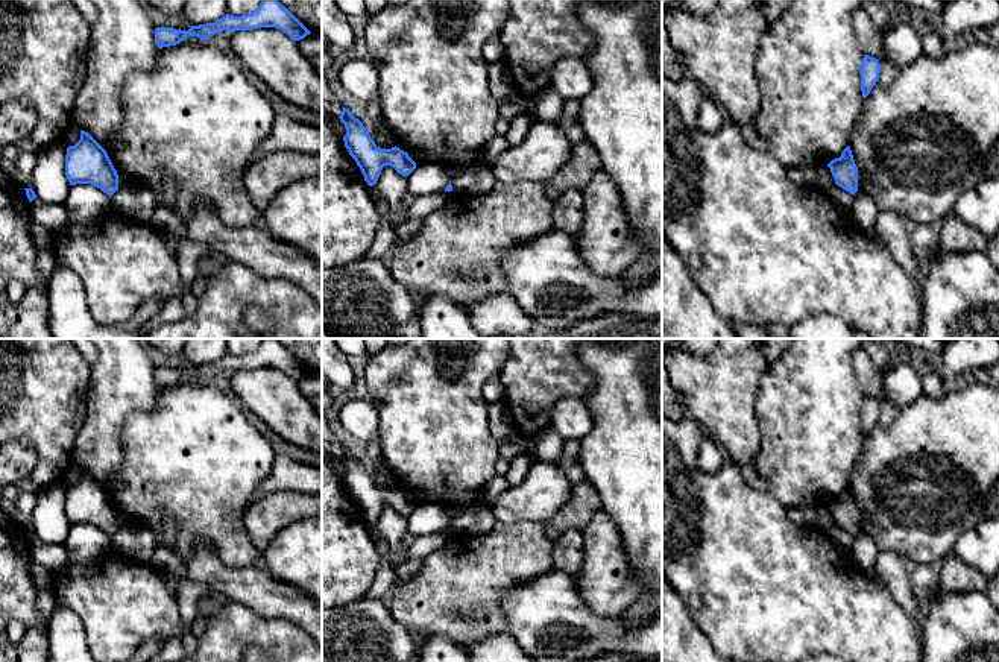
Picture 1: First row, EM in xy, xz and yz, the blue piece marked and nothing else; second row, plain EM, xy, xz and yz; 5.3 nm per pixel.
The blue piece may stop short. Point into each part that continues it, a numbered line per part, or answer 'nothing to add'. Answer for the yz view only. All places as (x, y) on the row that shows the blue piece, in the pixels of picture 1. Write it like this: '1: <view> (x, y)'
nothing to add

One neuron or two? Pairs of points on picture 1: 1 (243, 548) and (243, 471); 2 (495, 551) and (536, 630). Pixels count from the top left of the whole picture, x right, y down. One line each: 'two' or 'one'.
1: one
2: two

